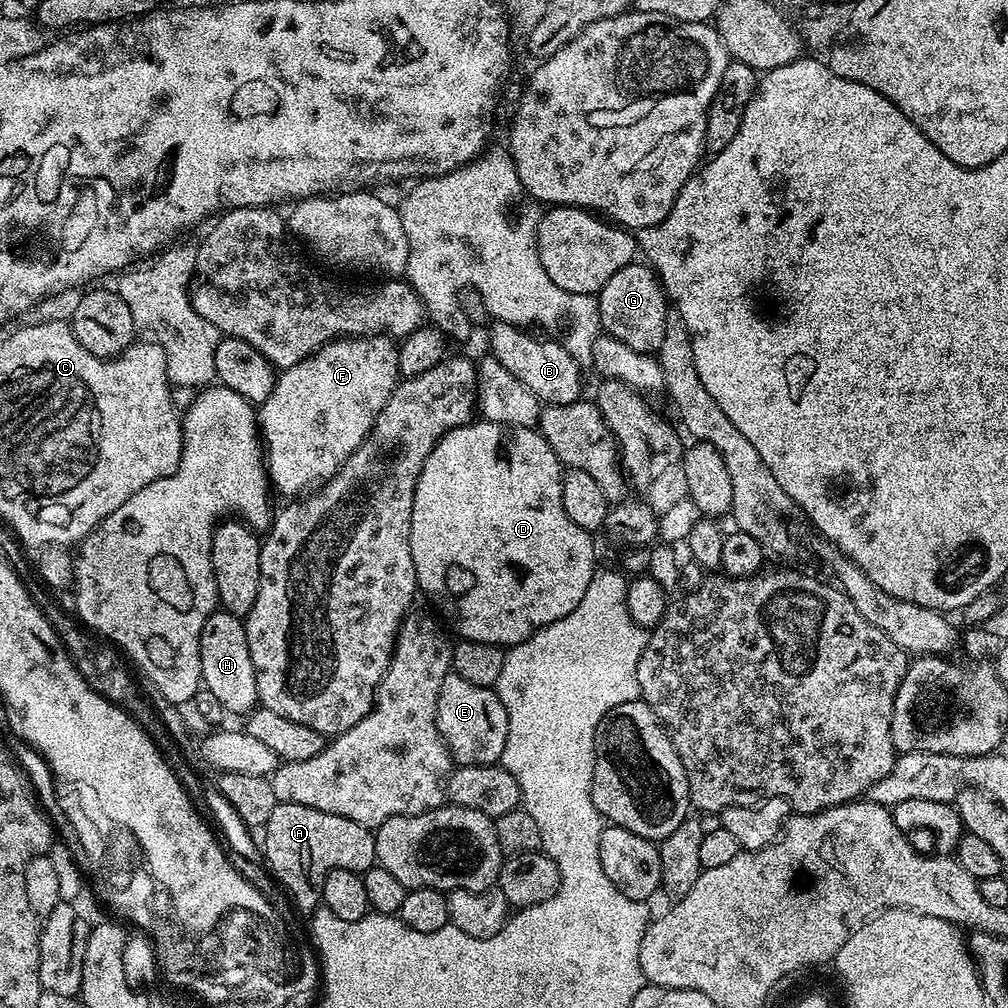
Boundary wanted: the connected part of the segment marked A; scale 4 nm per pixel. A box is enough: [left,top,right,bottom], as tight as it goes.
[262,803,377,914]

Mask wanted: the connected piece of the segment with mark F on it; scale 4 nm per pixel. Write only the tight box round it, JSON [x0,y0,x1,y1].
[258,334,398,498]

